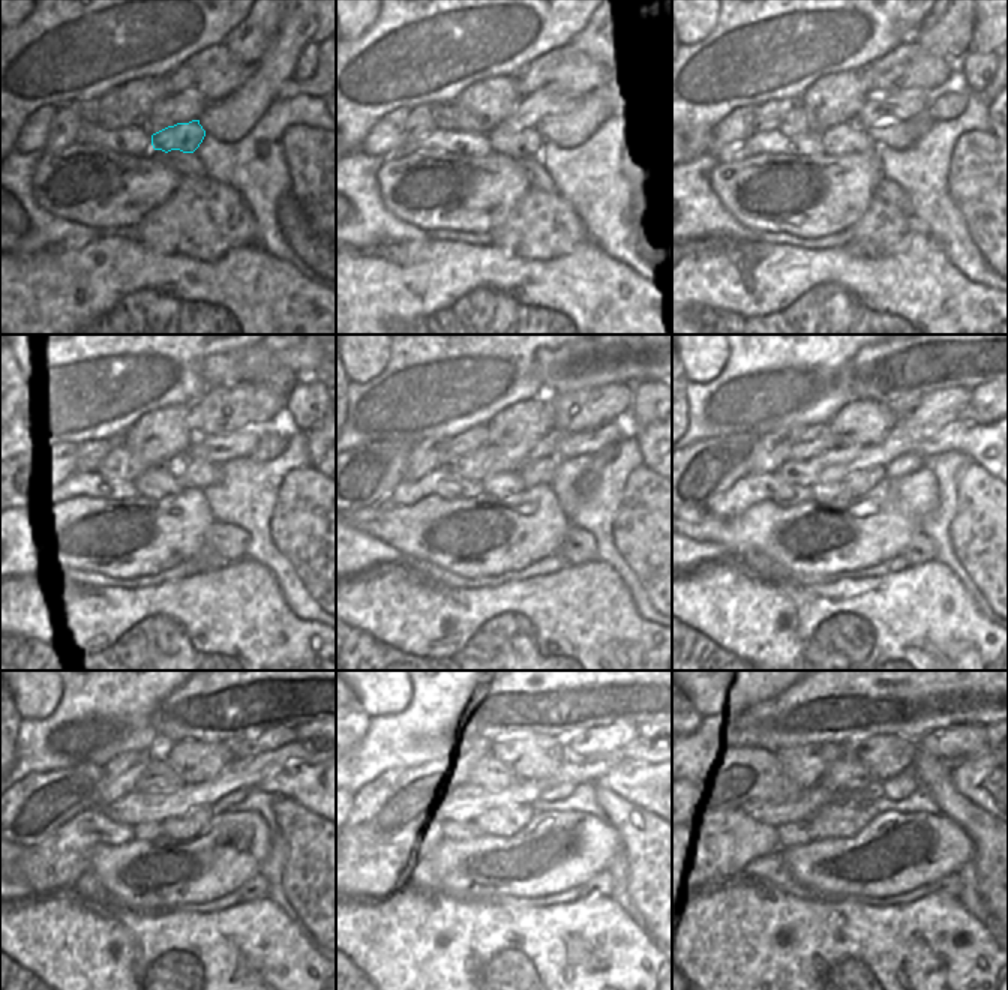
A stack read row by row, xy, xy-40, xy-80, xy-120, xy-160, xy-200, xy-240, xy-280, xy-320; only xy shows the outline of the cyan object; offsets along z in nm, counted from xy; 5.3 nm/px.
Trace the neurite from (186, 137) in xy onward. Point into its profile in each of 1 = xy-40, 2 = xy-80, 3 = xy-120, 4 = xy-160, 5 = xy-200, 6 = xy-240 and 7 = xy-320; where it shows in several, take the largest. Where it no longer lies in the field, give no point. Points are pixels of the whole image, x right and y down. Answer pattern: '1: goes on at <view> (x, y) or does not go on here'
1: goes on at xy-40 (504, 140)
2: goes on at xy-80 (843, 140)
3: goes on at xy-120 (164, 480)
4: goes on at xy-160 (507, 485)
5: goes on at xy-200 (824, 491)
6: goes on at xy-240 (146, 830)
7: goes on at xy-320 (792, 834)

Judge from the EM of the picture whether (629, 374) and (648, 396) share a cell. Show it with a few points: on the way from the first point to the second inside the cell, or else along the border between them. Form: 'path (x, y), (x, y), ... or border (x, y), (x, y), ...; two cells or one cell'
border (656, 380), (642, 380), (632, 387); two cells

